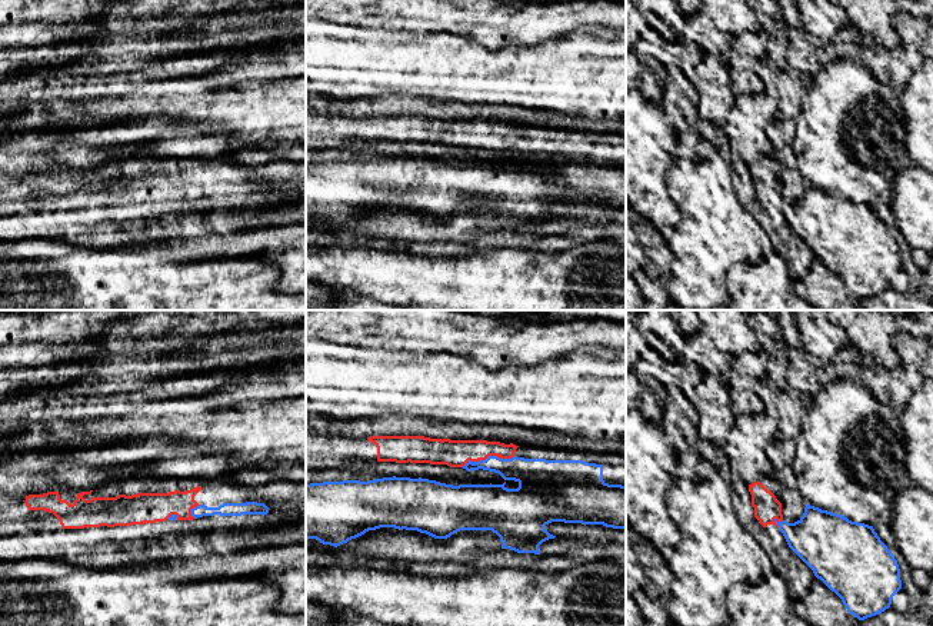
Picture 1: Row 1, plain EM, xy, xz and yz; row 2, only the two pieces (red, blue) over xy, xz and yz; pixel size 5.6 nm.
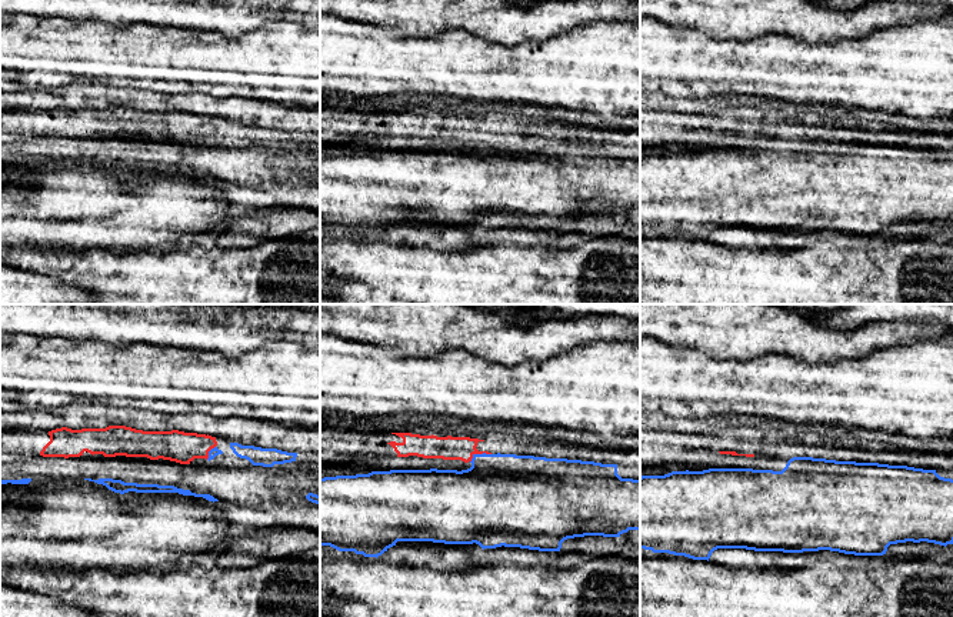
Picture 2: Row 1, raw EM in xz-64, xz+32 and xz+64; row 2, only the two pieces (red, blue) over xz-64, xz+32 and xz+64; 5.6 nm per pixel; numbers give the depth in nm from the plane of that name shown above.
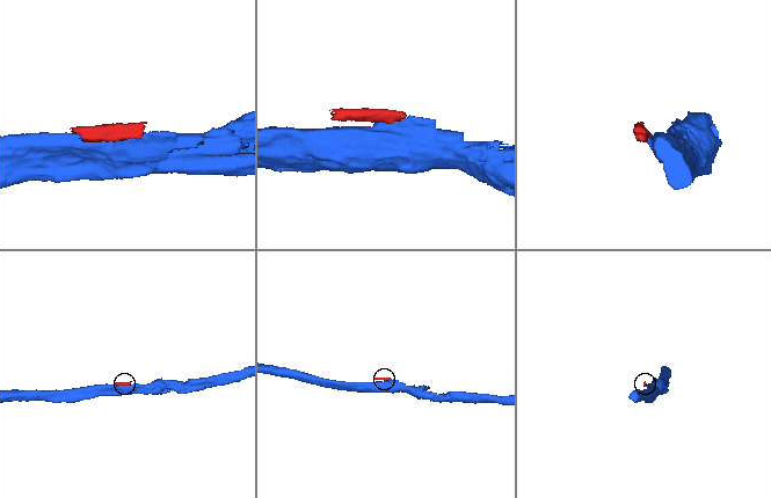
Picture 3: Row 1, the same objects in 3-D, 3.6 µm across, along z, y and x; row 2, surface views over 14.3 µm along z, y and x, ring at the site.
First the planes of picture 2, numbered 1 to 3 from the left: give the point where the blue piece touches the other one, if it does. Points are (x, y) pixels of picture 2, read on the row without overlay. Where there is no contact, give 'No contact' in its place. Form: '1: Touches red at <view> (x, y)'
1: Touches red at xz-64 (207, 133)
2: Touches red at xz+32 (479, 133)
3: No contact

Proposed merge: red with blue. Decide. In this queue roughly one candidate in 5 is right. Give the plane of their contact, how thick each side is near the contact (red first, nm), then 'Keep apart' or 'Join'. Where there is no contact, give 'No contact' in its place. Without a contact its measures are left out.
Touches red in xz. Thickness 160 nm (red) against 190 nm. Keep apart

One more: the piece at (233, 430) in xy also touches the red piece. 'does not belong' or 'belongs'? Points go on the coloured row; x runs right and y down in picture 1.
does not belong

